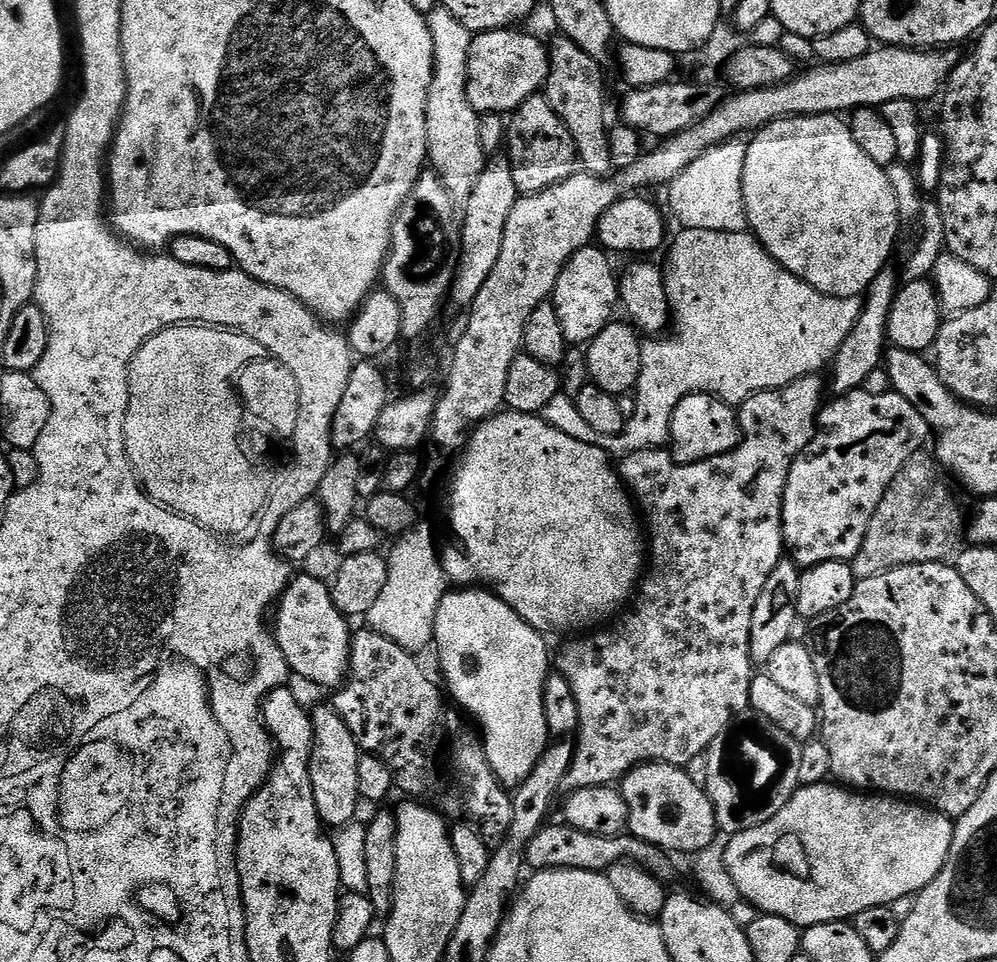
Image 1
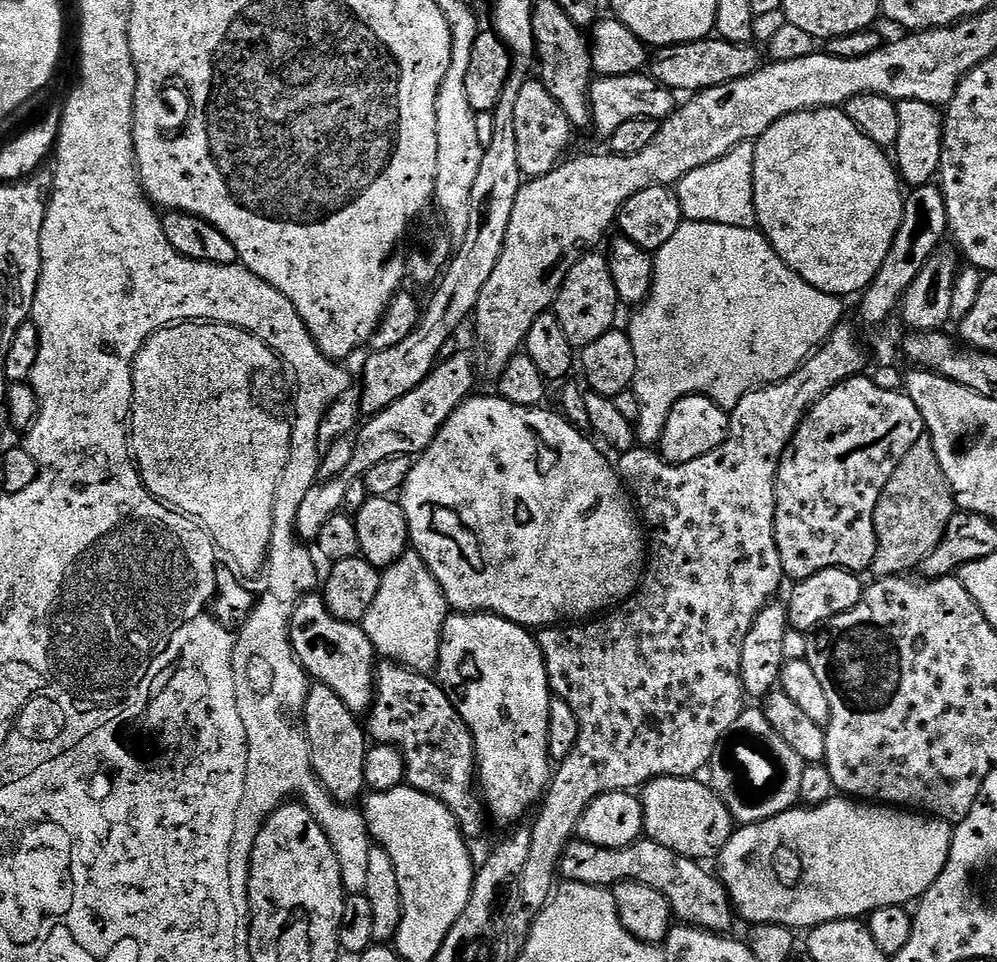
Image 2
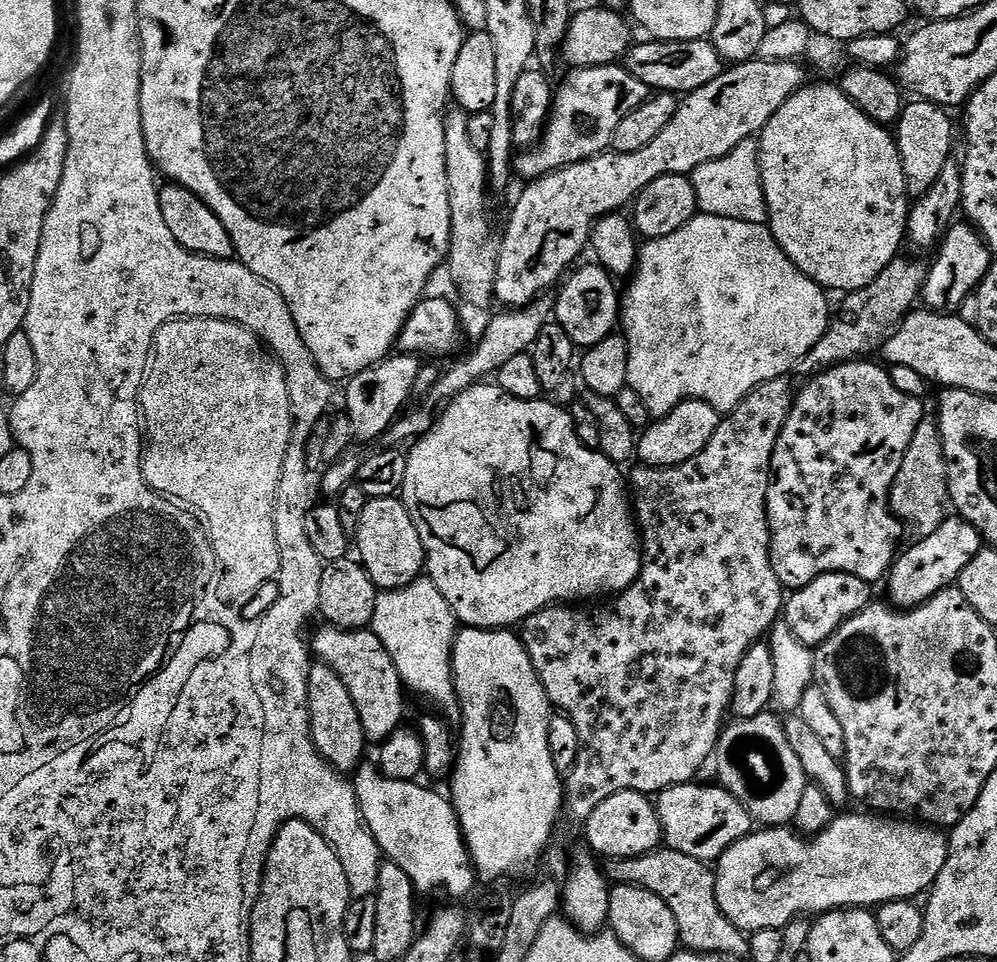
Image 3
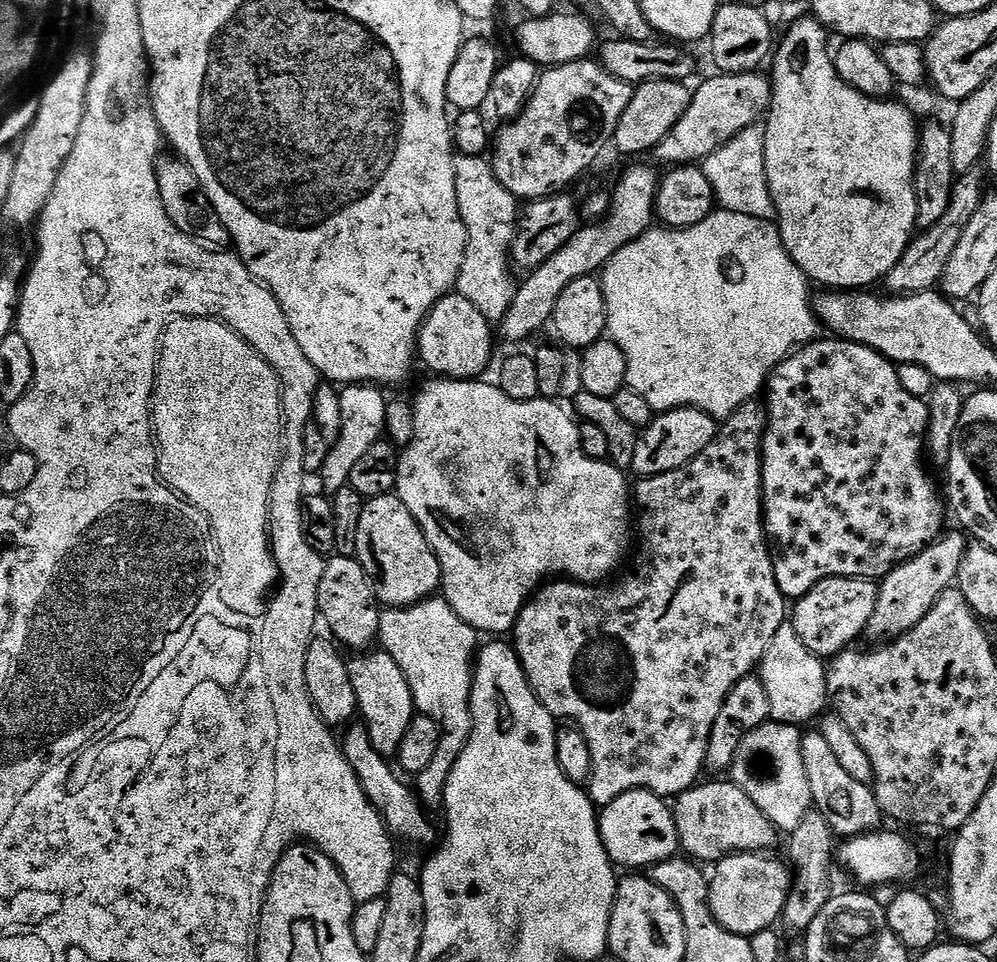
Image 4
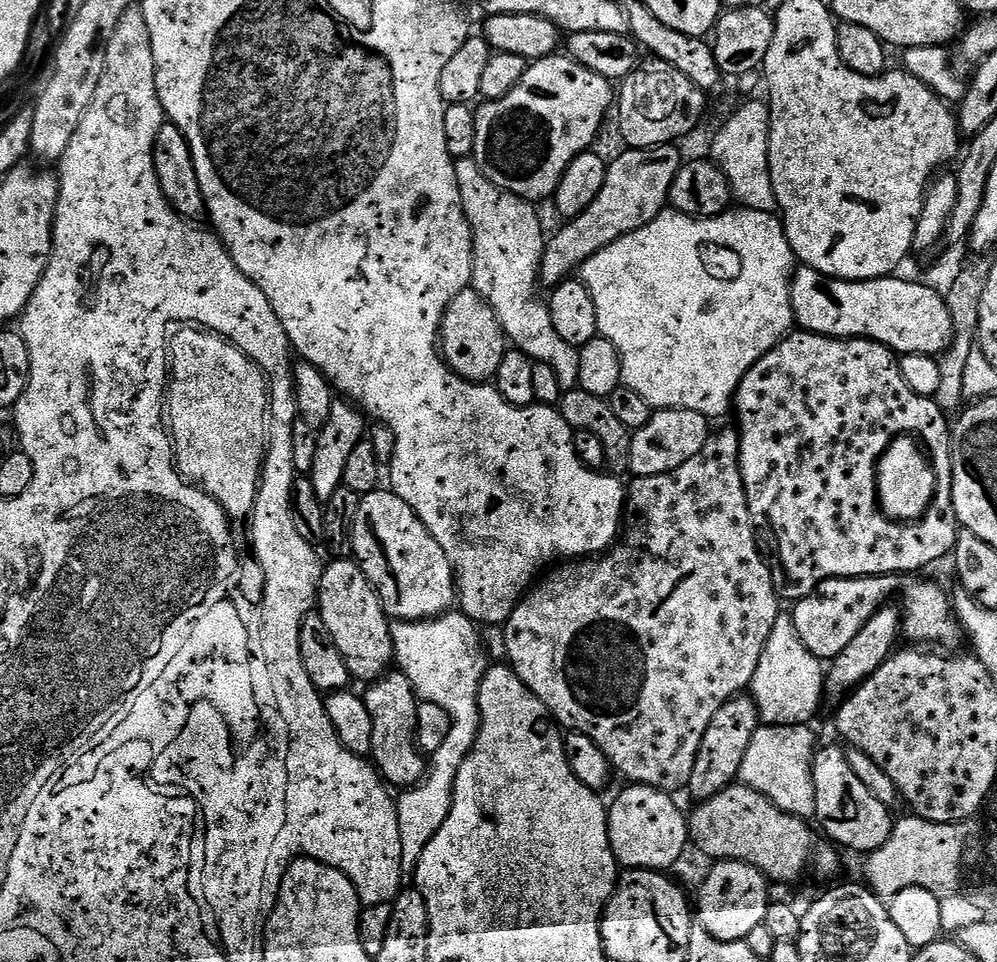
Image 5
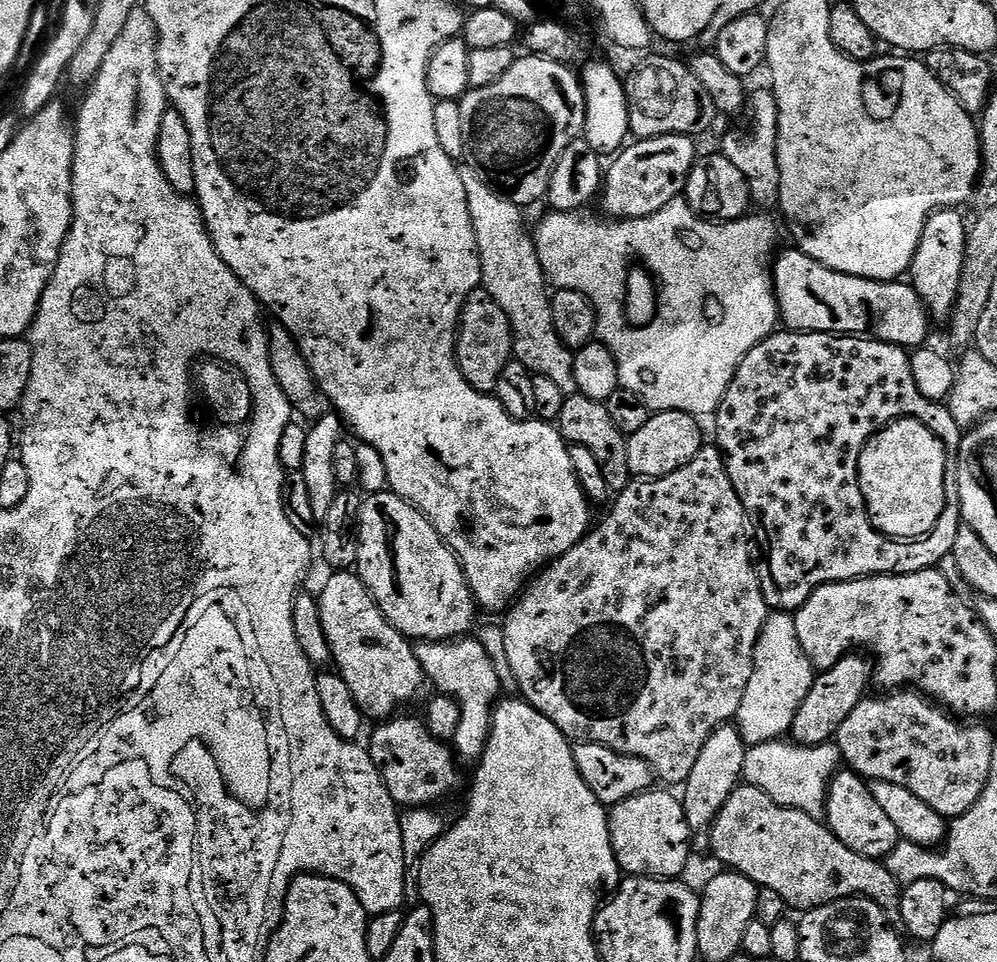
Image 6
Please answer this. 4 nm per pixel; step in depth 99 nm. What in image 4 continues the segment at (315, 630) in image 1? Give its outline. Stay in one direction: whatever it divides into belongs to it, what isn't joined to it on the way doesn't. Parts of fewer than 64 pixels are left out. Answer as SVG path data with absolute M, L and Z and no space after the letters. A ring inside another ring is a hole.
M364 650L353 656L356 657L348 660L348 669L350 682L354 682L359 719L368 727L374 750L378 750L382 757L395 757L406 726L410 726L412 717L417 715L406 674L398 670L398 662L394 662L394 658L390 658L390 654L383 650Z

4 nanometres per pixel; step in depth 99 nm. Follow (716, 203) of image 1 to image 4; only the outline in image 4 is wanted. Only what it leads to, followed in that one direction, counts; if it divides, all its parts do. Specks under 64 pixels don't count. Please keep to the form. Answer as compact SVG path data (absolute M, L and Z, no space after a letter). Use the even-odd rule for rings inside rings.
M757 122L746 126L737 136L730 138L714 154L710 154L702 161L706 178L710 178L710 186L716 195L716 203L725 212L734 214L750 214L750 218L772 220L776 215L774 198L770 194L770 186L766 182L766 134L764 124Z

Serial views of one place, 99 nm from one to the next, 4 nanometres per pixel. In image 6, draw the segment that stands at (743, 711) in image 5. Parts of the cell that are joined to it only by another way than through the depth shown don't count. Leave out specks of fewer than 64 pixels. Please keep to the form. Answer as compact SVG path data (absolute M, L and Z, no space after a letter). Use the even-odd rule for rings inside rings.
M735 723L723 724L716 728L710 738L702 746L702 754L698 754L698 762L694 762L694 770L690 770L690 778L682 785L682 803L684 817L688 829L692 832L692 847L698 853L707 853L712 846L712 827L730 794L741 787L744 774L744 759L748 753L742 734Z

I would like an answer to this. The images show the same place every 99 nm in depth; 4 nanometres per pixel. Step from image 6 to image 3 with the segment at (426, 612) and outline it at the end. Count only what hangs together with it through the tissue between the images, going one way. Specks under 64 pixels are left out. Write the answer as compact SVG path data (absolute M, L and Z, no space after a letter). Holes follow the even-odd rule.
M383 496L367 501L354 533L354 552L357 552L355 555L359 563L364 565L377 589L386 592L404 588L410 582L421 579L426 568L422 538L418 538L418 526L414 526L414 518L410 518L403 499L400 498Z

